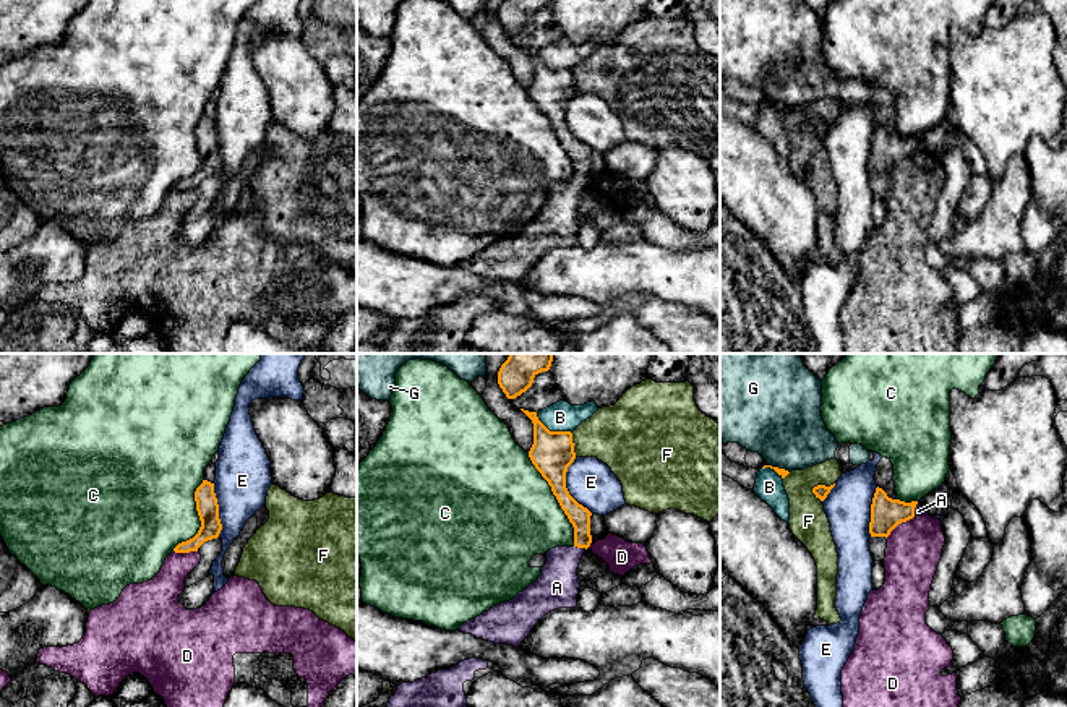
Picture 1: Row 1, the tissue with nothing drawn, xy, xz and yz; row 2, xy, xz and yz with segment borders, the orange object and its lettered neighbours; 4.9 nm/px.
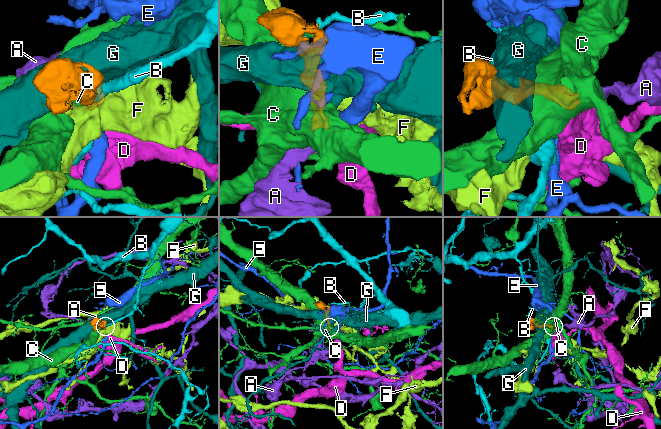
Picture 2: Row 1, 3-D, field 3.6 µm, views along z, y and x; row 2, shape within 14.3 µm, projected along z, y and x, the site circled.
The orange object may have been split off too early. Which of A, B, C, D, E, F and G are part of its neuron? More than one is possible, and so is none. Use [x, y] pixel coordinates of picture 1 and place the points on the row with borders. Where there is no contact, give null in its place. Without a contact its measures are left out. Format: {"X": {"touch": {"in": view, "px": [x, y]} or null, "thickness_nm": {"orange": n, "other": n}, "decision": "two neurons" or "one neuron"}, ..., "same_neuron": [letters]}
{"A": {"touch": {"in": "xz", "px": [581, 547]}, "thickness_nm": {"orange": 110, "other": 220}, "decision": "one neuron"}, "B": {"touch": {"in": "xz", "px": [553, 432]}, "thickness_nm": {"orange": 220, "other": 140}, "decision": "two neurons"}, "C": {"touch": {"in": "xz", "px": [557, 498]}, "thickness_nm": {"orange": 220, "other": 480}, "decision": "two neurons"}, "D": {"touch": {"in": "yz", "px": [899, 522]}, "thickness_nm": {"orange": 160, "other": 280}, "decision": "two neurons"}, "E": {"touch": {"in": "xz", "px": [565, 487]}, "thickness_nm": {"orange": 220, "other": 240}, "decision": "two neurons"}, "F": {"touch": {"in": "yz", "px": [821, 485]}, "thickness_nm": {"orange": 70, "other": 190}, "decision": "two neurons"}, "G": {"touch": {"in": "yz", "px": [777, 467]}, "thickness_nm": {"orange": 40, "other": 400}, "decision": "two neurons"}, "same_neuron": ["A"]}

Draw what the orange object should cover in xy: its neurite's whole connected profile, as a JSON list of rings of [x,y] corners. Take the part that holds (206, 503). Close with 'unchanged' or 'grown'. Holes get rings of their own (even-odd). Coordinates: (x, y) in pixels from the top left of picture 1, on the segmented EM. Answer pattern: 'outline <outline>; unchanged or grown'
outline [[[203,480],[203,483],[195,491],[195,501],[201,527],[193,538],[178,543],[174,548],[175,553],[198,551],[198,548],[204,542],[217,538],[222,530],[222,524],[219,519],[219,504],[214,493],[214,483]]]; unchanged

